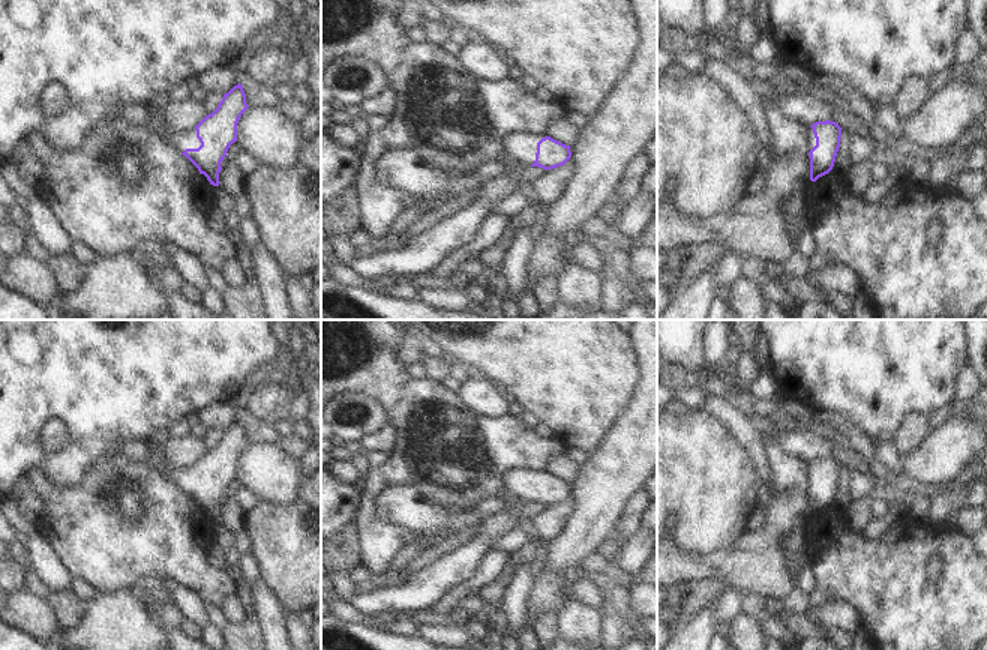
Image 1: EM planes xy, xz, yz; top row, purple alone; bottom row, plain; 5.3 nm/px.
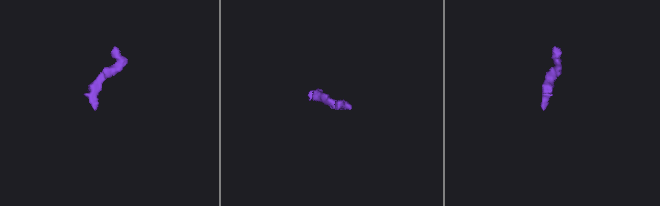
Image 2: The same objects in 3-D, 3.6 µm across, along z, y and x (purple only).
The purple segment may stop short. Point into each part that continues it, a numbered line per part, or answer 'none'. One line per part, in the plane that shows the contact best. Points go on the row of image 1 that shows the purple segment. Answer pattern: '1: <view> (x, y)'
1: xy (180, 140)

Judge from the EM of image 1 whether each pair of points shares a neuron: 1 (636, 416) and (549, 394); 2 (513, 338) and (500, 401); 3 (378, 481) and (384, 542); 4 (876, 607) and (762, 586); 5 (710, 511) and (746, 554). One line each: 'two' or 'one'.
1: two
2: two
3: one
4: two
5: two

